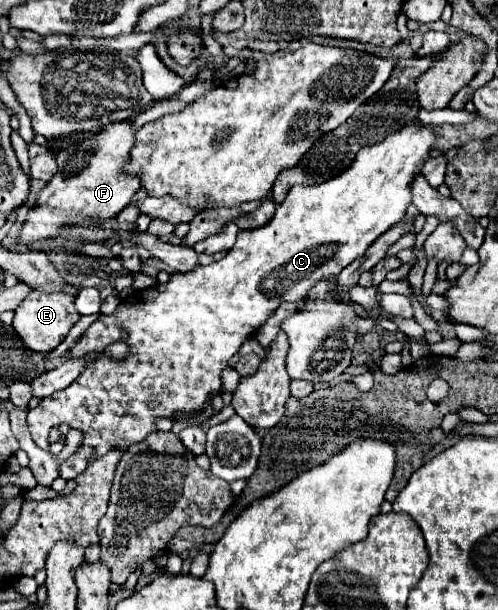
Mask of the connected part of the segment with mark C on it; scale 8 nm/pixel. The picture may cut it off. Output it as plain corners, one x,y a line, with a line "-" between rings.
421,124
403,126
399,132
389,134
383,142
359,150
355,162
339,176
319,186
293,186
265,226
239,230
235,246
221,260
211,262
209,266
195,266
191,272
173,272
167,284
135,290
117,306
111,316
99,314
99,318
71,348
71,356
81,358
83,354
103,350
103,346
123,340
121,330
127,330
129,338
125,342
131,346
127,360
109,362
109,358
99,358
99,362
87,366
87,370
71,386
51,394
49,400
43,400
37,408
27,412
31,438
43,450
49,448
47,436
51,426
69,424
71,428
85,432
83,446
59,468
61,478
73,480
79,476
85,470
91,450
95,450
99,456
111,448
127,450
131,444
145,440
145,436
155,430
155,418
167,416
177,420
193,410
201,410
211,394
221,392
221,370
227,368
231,356
239,352
245,338
255,334
255,330
265,324
281,300
305,300
305,294
315,282
339,274
347,264
363,256
383,232
405,216
407,206
411,204
413,180
417,174
421,174
421,168
431,158
437,138
439,134
435,130
429,130

